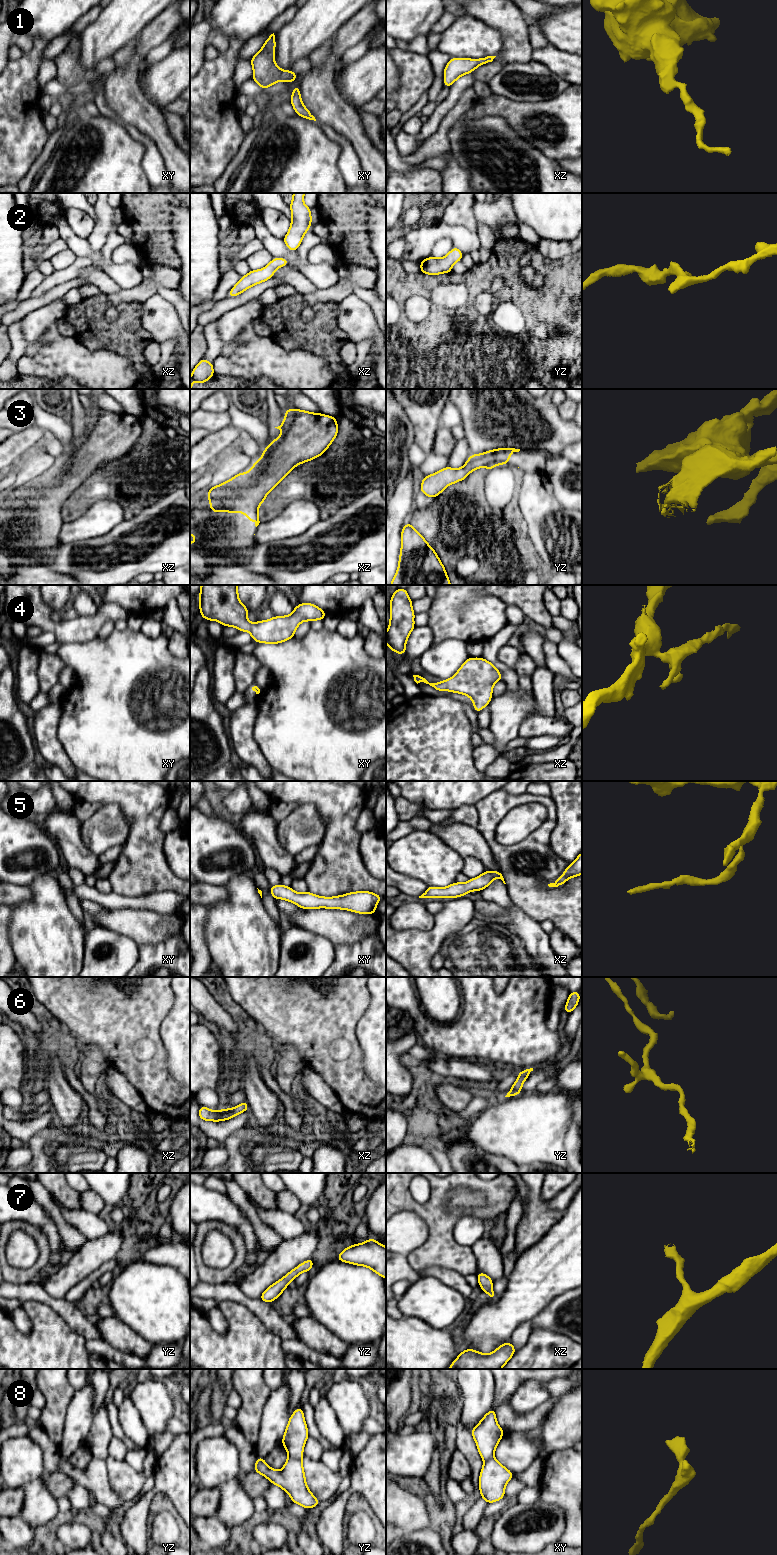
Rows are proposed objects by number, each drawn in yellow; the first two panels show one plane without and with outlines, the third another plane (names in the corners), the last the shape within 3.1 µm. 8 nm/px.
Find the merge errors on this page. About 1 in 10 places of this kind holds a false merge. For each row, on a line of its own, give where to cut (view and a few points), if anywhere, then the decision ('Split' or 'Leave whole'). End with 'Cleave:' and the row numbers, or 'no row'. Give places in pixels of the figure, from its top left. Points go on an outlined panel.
1: No split. Leave whole
2: No split. Leave whole
3: No split. Leave whole
4: No split. Leave whole
5: No split. Leave whole
6: No split. Leave whole
7: No split. Leave whole
8: Split along yz (289, 1456), (300, 1460). Split
Cleave: 8

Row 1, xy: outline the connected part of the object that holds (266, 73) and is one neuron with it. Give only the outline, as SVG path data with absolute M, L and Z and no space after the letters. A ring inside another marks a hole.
M271 34L262 49L254 55L250 62L253 67L252 79L262 88L268 88L279 81L294 82L298 74L290 70L282 71L275 63L275 35Z

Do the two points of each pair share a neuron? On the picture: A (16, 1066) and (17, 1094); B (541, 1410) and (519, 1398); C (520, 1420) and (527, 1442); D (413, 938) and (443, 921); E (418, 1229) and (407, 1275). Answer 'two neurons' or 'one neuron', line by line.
A: two neurons
B: two neurons
C: two neurons
D: one neuron
E: one neuron

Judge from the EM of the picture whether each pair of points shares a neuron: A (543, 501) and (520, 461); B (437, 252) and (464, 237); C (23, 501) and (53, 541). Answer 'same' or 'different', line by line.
A: different
B: different
C: same

